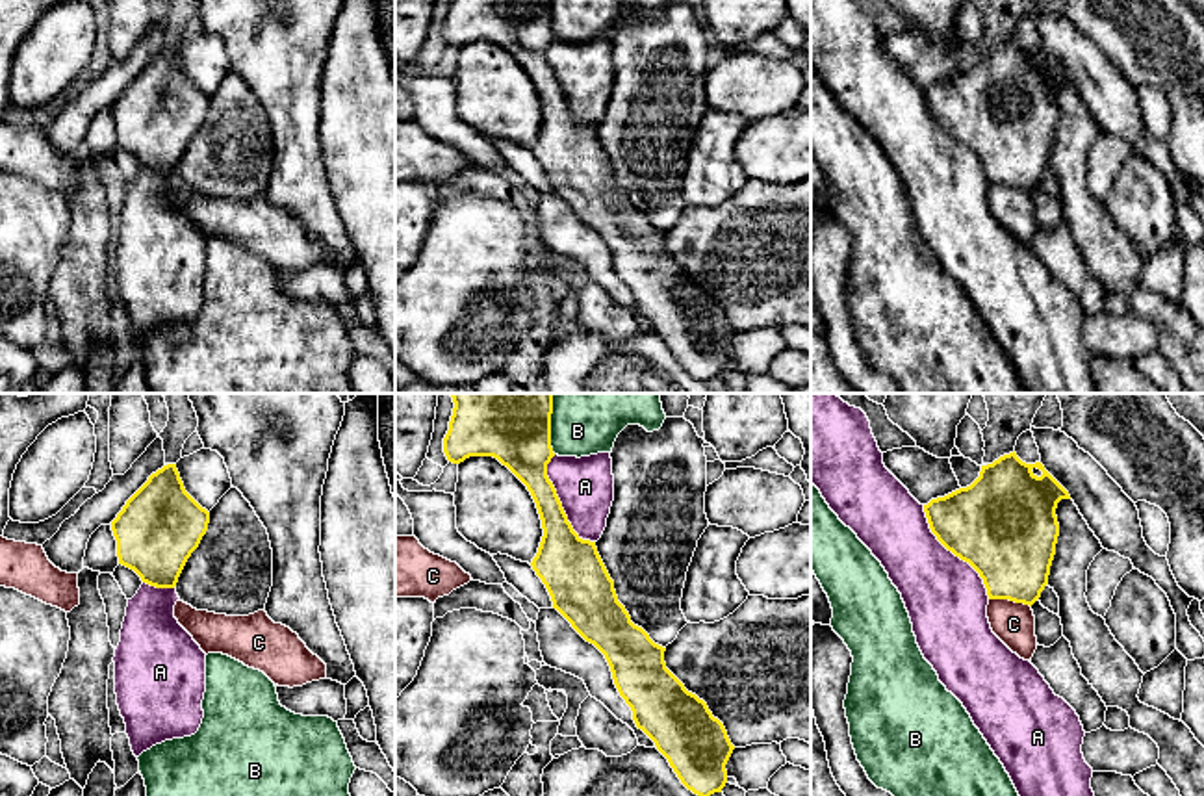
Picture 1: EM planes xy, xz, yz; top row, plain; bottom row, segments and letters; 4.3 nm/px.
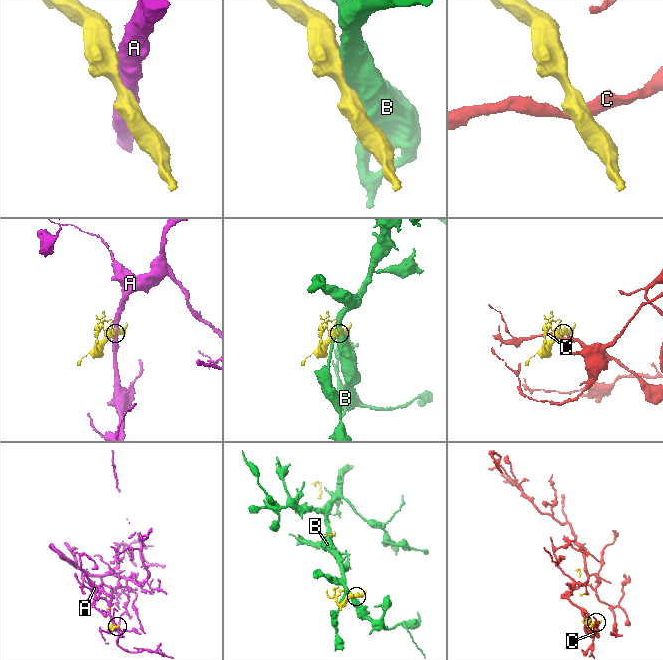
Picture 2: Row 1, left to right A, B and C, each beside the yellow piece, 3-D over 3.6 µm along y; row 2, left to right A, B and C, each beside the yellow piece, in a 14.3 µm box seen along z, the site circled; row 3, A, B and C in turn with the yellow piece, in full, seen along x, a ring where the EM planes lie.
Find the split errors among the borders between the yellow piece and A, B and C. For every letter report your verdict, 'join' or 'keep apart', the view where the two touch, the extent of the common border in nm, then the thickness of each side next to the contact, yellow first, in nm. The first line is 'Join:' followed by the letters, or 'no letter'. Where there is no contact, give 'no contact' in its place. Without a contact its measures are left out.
Join: A
A: join; meets yellow in yz; contact 500 nm long; 460 nm thick on the yellow side, 360 nm on the other
B: keep apart; meets yellow in xz; contact 260 nm long; 440 nm thick on the yellow side, 380 nm on the other
C: keep apart; meets yellow in yz; contact 190 nm long; 380 nm thick on the yellow side, 180 nm on the other

